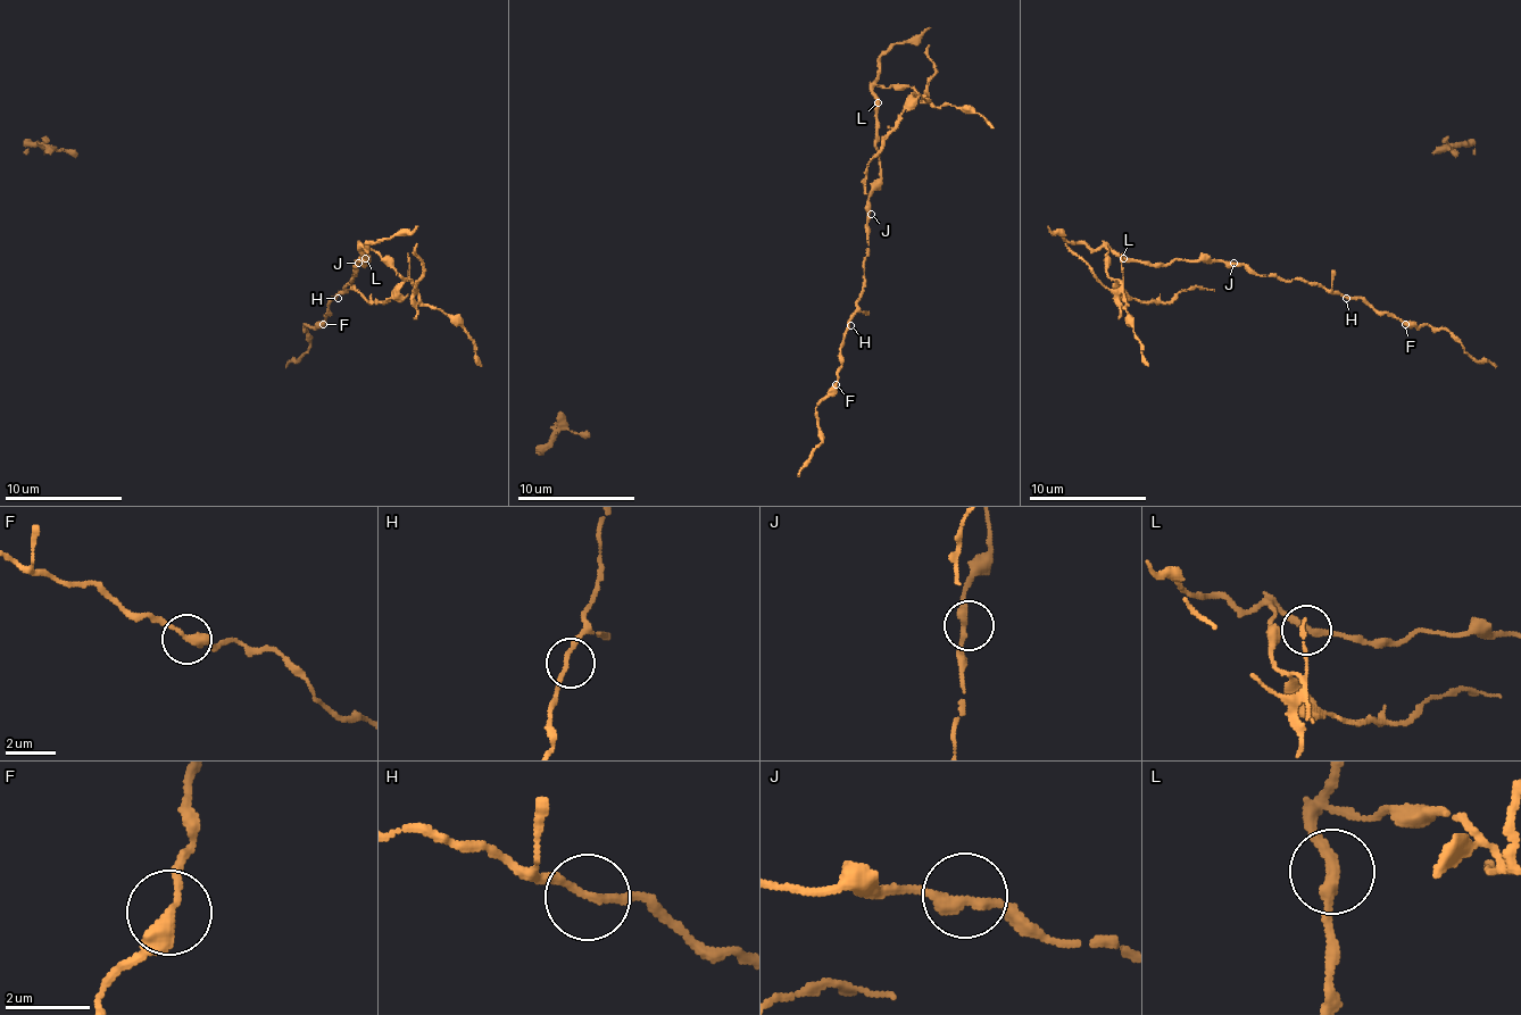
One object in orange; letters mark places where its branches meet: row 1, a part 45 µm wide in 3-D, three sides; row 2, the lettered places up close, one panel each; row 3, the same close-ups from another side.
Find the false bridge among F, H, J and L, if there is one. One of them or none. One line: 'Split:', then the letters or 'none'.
Split: L

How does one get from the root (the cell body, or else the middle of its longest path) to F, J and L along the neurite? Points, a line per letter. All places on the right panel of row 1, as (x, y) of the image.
F: (1343, 298), (1363, 298), (1376, 309), (1390, 313), (1405, 324)
J: (1343, 298), (1316, 283), (1261, 277), (1233, 263)
L: (1343, 298), (1316, 283), (1261, 277), (1243, 265), (1202, 259), (1169, 263), (1122, 259)

